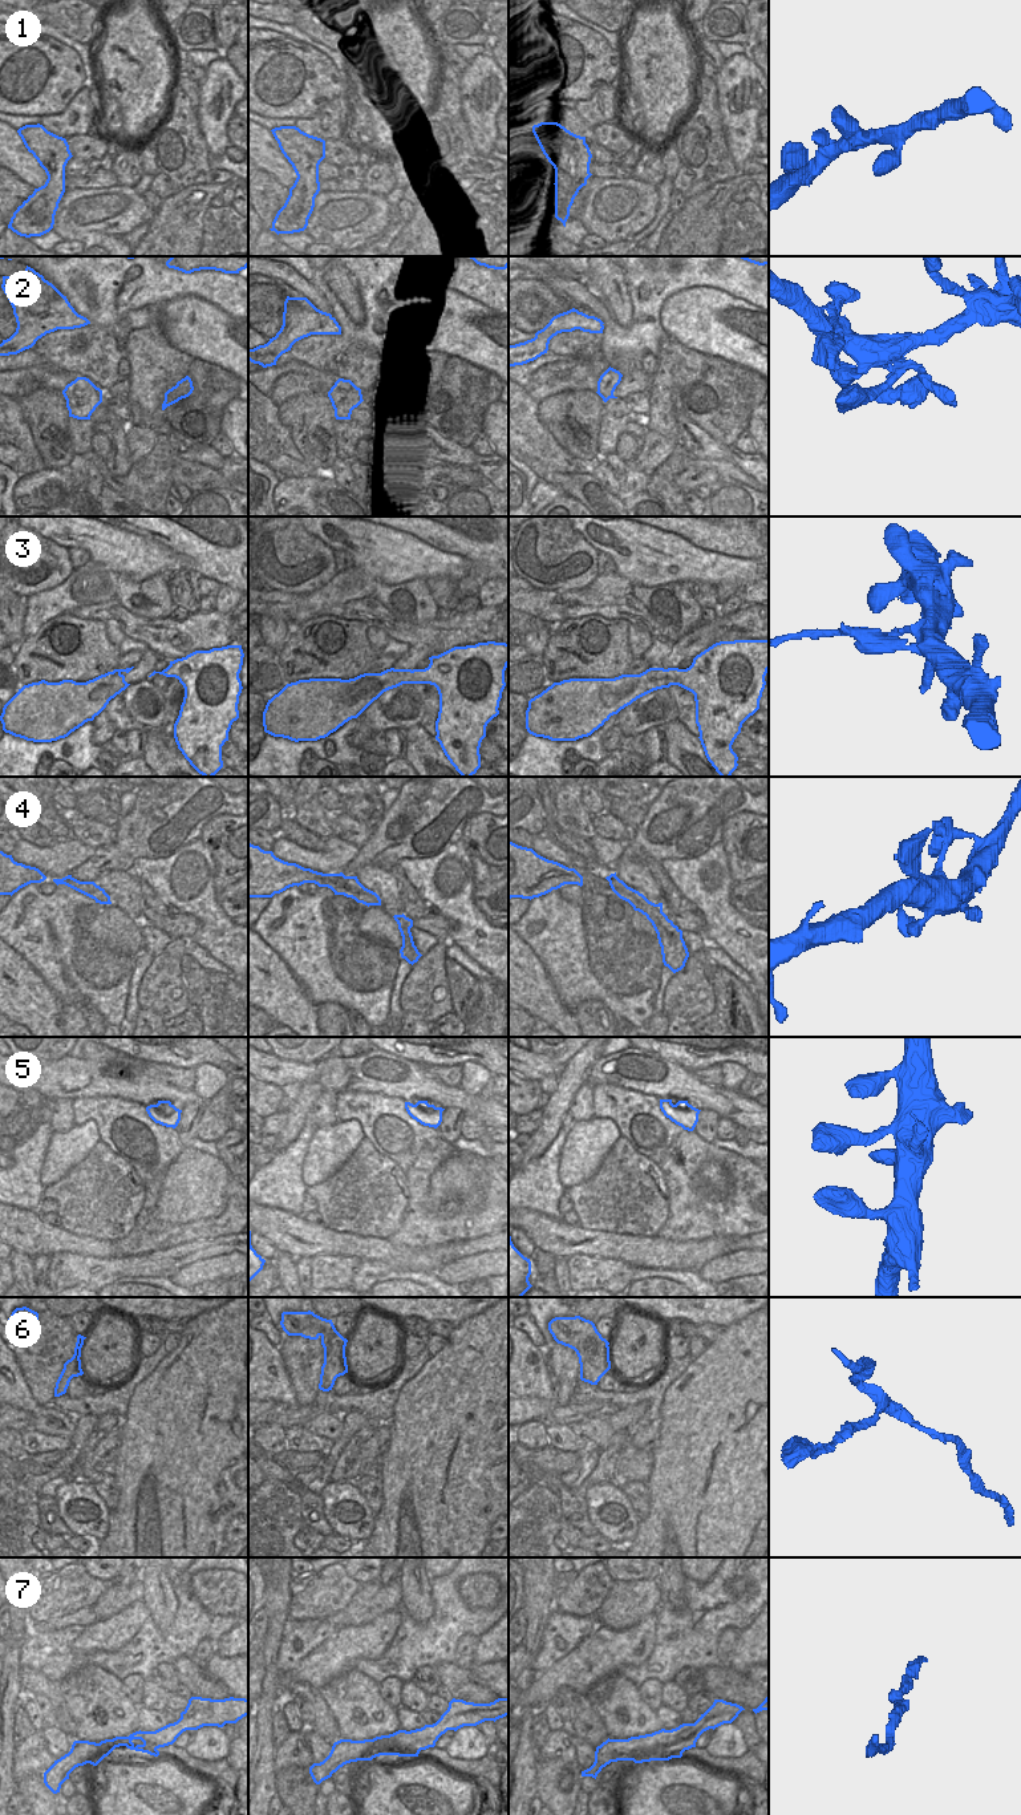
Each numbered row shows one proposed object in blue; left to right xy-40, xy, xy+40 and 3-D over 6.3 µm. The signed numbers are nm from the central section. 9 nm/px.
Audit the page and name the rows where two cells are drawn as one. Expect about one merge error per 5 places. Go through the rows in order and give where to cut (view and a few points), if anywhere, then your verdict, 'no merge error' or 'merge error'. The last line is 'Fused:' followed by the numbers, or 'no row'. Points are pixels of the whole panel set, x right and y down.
1: no cut | no merge error
2: no cut | no merge error
3: xy+40 (676, 668), (673, 671), (676, 676), (675, 684) | merge error
4: no cut | no merge error
5: no cut | no merge error
6: no cut | no merge error
7: no cut | no merge error
Fused: 3

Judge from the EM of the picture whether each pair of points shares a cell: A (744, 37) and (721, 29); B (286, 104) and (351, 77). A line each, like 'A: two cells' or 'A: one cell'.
A: one cell
B: one cell

